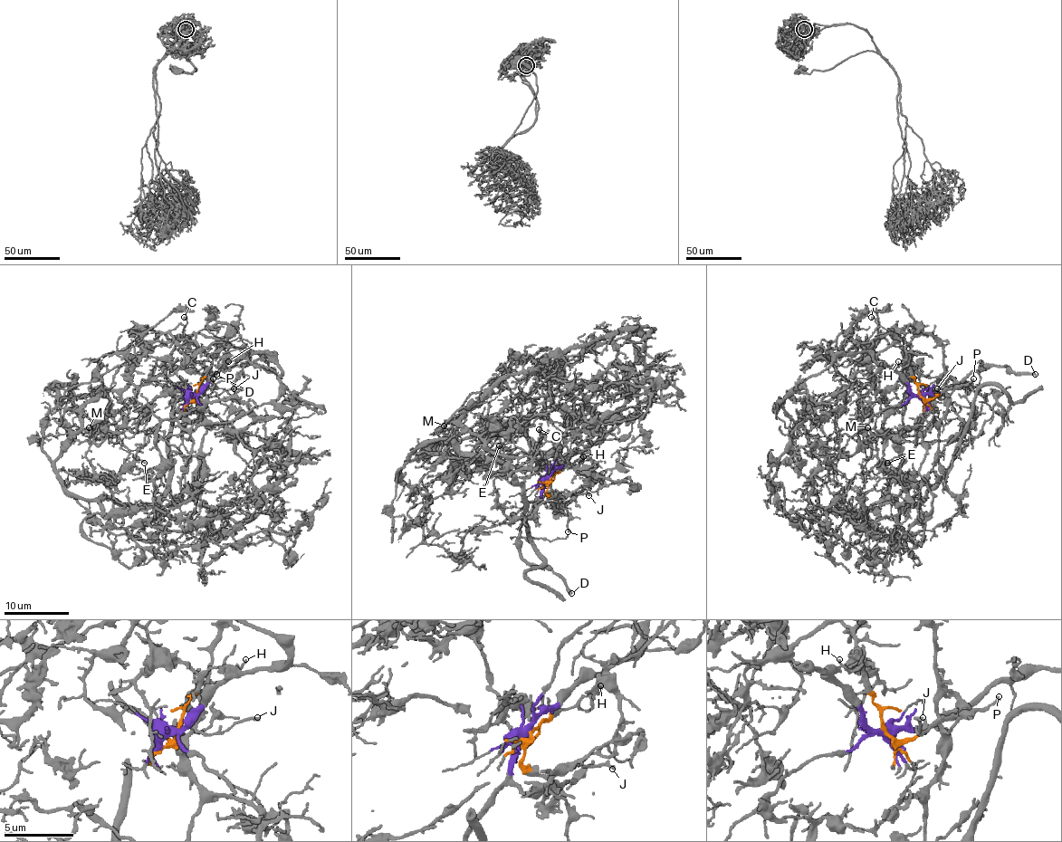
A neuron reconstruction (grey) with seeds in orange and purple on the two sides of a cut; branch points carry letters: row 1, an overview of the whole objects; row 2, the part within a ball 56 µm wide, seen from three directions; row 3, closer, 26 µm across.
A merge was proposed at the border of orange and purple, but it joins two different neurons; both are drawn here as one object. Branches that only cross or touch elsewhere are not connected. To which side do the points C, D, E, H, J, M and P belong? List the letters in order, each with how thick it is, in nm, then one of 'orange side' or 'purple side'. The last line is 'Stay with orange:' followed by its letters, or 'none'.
C: 220 nm | purple side
D: 360 nm | purple side
E: 170 nm | orange side
H: 160 nm | orange side
J: 220 nm | orange side
M: 160 nm | orange side
P: 170 nm | purple side
Stay with orange: E, H, J, M

